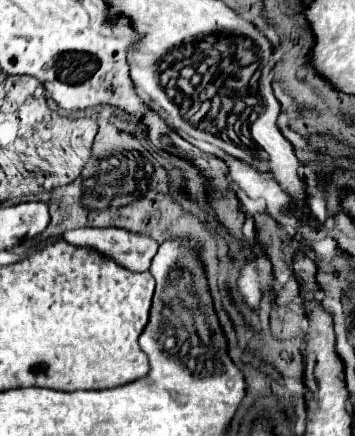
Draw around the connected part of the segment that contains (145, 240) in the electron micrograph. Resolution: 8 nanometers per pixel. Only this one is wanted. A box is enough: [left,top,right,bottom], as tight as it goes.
[64,229,158,271]

